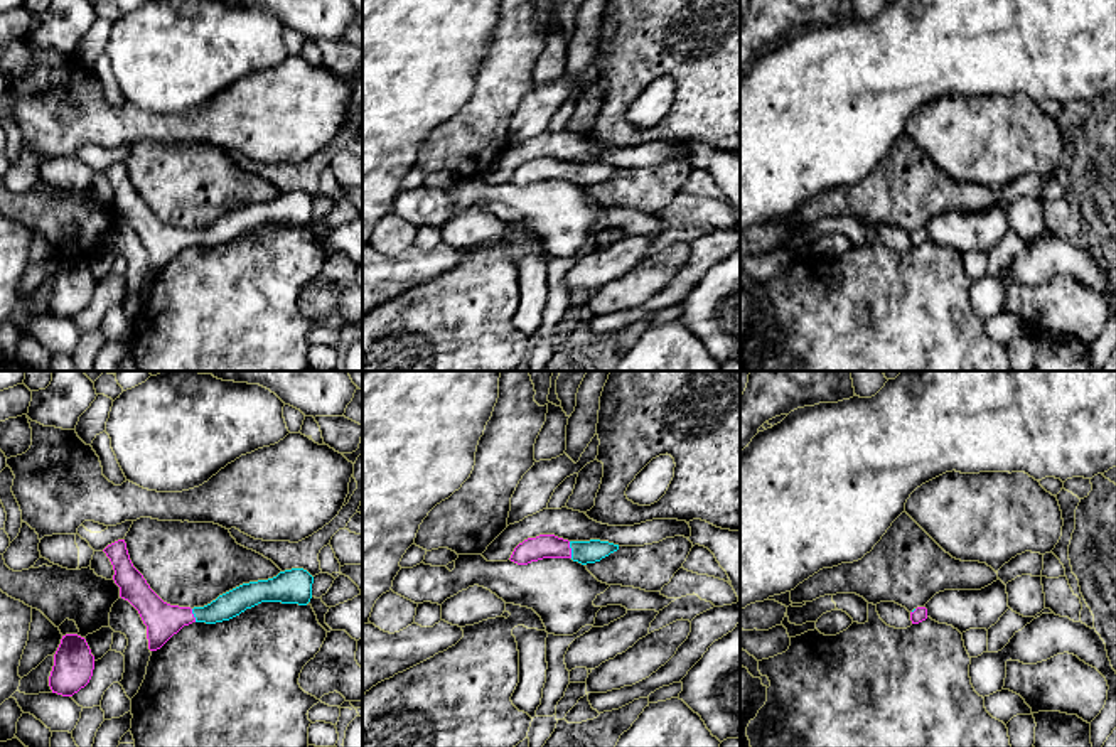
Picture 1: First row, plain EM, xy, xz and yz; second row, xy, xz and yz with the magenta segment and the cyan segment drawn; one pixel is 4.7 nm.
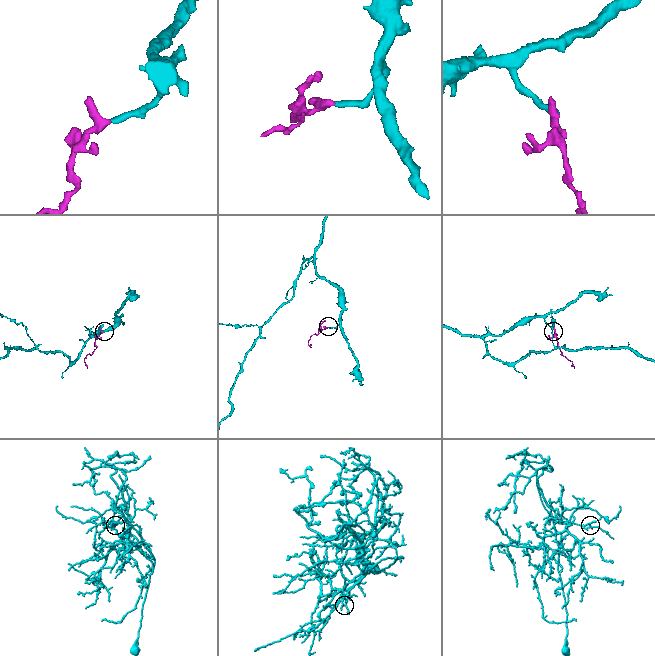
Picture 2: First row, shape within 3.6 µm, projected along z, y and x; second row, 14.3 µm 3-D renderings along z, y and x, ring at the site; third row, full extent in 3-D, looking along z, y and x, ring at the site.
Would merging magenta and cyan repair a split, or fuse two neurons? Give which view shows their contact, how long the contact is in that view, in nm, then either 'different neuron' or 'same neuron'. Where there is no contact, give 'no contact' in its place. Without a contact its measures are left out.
xz | 80 nm | same neuron

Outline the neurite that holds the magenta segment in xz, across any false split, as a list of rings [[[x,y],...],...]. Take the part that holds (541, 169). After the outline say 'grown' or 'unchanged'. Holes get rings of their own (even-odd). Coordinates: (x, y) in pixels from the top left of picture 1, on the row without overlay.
[[[539,157],[519,165],[509,182],[518,187],[528,187],[543,180],[571,180],[587,187],[600,184],[617,172],[619,167],[600,162],[568,164],[555,157]]]; grown

